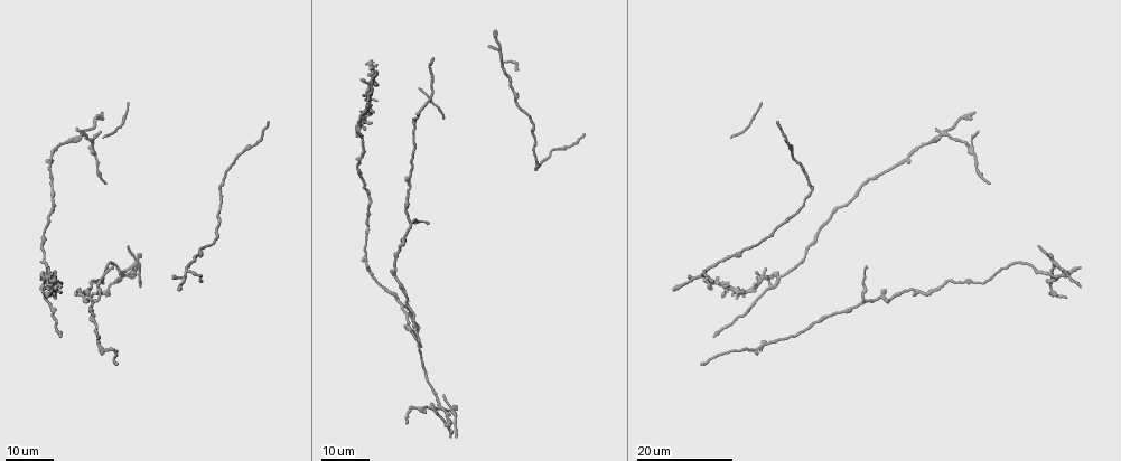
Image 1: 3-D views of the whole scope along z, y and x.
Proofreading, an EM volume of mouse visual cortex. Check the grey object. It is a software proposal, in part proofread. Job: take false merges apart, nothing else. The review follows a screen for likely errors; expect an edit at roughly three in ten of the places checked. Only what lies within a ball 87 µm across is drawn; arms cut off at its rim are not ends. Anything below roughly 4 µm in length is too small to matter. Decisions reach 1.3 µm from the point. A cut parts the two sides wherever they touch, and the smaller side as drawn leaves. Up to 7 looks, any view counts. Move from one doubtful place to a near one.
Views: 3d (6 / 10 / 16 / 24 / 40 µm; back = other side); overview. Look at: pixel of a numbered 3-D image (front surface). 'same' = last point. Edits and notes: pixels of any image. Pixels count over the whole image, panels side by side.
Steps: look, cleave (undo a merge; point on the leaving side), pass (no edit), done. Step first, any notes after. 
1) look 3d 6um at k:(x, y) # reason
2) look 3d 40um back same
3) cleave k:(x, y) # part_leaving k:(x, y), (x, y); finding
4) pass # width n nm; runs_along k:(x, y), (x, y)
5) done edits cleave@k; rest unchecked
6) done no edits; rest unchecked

look 3d 24um at 1:(413, 224) # three arms meet

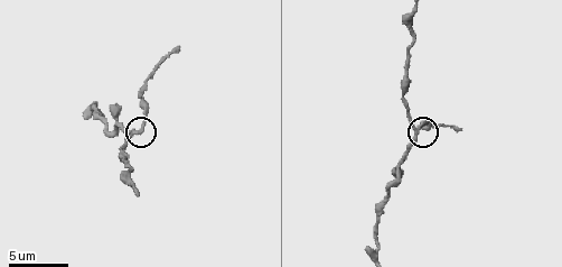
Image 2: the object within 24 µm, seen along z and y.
look 3d 6um at 2:(135, 131)

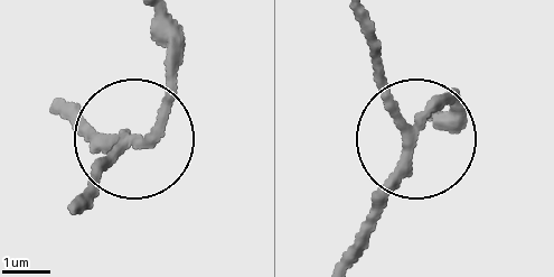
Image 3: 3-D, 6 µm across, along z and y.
pass # arms 3; one cell here

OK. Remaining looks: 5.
look 3d 10um at 2:(378, 247) # calibre changes

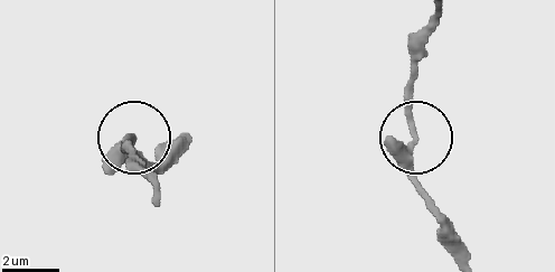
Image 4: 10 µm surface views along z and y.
pass # runs_along 4:(436, 15), (411, 86), (411, 174), (424, 207); all the same cell

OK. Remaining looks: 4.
look 3d 24um at 1:(501, 63) # two arms in line, one across

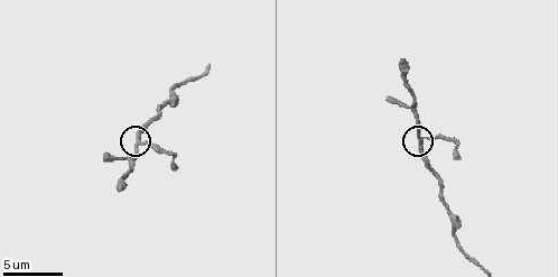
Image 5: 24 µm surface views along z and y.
look 3d 10um at 5:(422, 139) # zoom in

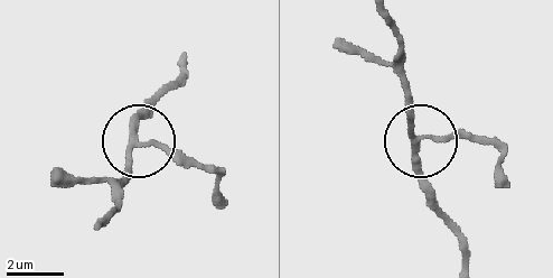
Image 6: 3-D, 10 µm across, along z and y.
pass # arms 3; one cell here

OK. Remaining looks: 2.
look 3d 16um at 1:(415, 329) # calibre changes

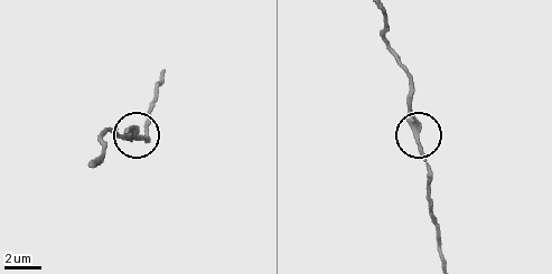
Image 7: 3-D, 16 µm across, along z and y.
look 3d 6um at 7:(417, 142)

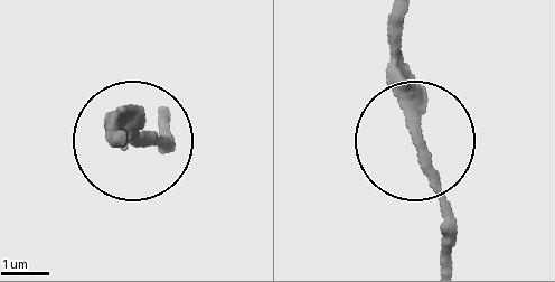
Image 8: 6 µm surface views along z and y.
cleave 8:(160, 131) # width 220 nm; part_leaving 8:(427, 174), (440, 254); two cells meet here

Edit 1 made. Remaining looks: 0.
done edits cleave@8; rest unchecked

